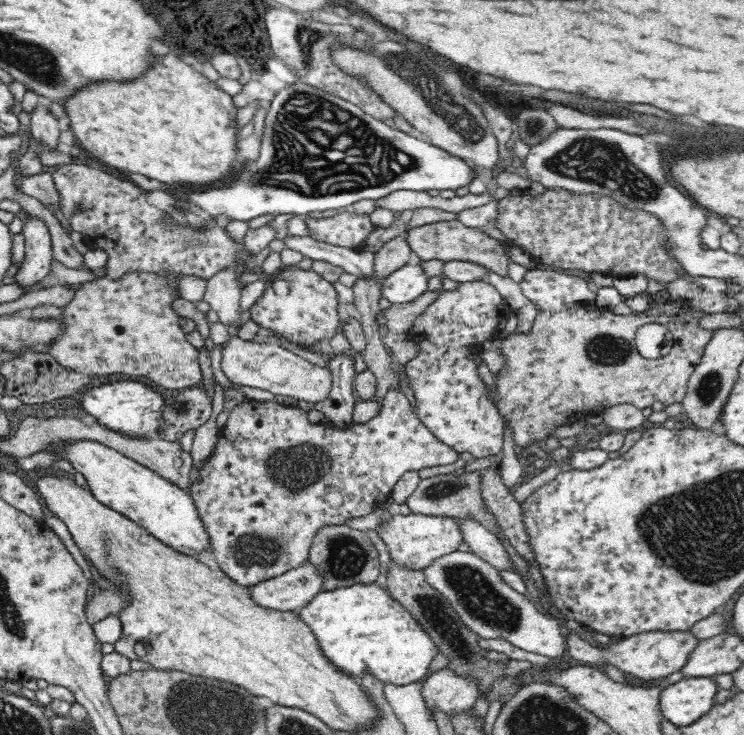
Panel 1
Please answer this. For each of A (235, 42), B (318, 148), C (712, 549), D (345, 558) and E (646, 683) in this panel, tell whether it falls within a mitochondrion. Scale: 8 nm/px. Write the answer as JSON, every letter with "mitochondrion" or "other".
{"A":"other","B":"mitochondrion","C":"mitochondrion","D":"mitochondrion","E":"other"}

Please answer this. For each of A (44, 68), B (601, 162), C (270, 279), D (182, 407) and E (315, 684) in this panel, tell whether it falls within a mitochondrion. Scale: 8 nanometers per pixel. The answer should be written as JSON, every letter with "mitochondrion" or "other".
{"A":"mitochondrion","B":"mitochondrion","C":"other","D":"mitochondrion","E":"other"}

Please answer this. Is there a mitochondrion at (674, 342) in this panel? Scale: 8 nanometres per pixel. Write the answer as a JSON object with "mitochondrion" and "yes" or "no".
{"mitochondrion":"no"}

